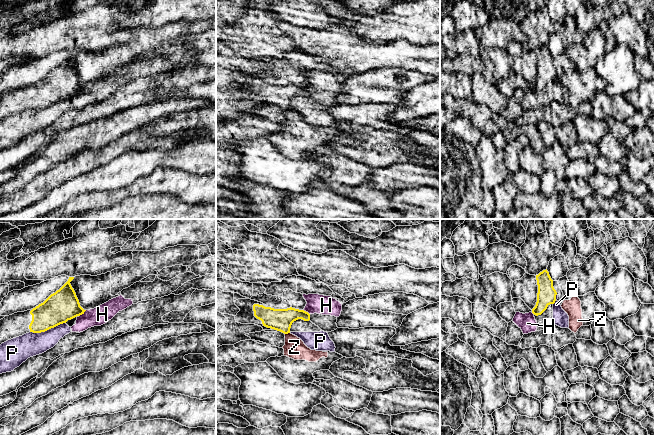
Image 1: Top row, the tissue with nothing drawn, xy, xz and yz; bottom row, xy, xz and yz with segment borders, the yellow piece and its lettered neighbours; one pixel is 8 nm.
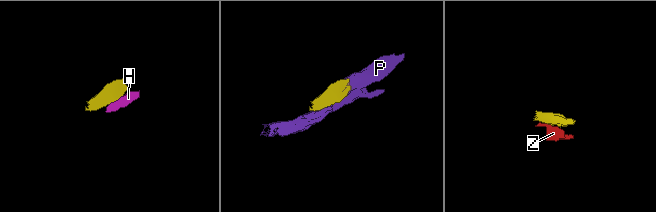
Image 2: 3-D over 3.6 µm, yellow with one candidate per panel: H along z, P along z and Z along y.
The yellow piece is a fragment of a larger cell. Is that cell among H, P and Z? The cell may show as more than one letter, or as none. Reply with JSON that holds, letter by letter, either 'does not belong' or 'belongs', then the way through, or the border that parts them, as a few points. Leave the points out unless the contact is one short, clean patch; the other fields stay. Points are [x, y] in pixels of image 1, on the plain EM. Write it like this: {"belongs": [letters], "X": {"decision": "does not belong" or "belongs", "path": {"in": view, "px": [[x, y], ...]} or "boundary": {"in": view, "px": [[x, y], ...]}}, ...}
{"belongs": [], "H": {"decision": "does not belong", "boundary": {"in": "xy", "px": [[86, 86], [79, 92]]}}, "P": {"decision": "does not belong"}, "Z": {"decision": "does not belong", "boundary": {"in": "xz", "px": [[289, 108], [285, 110]]}}}

